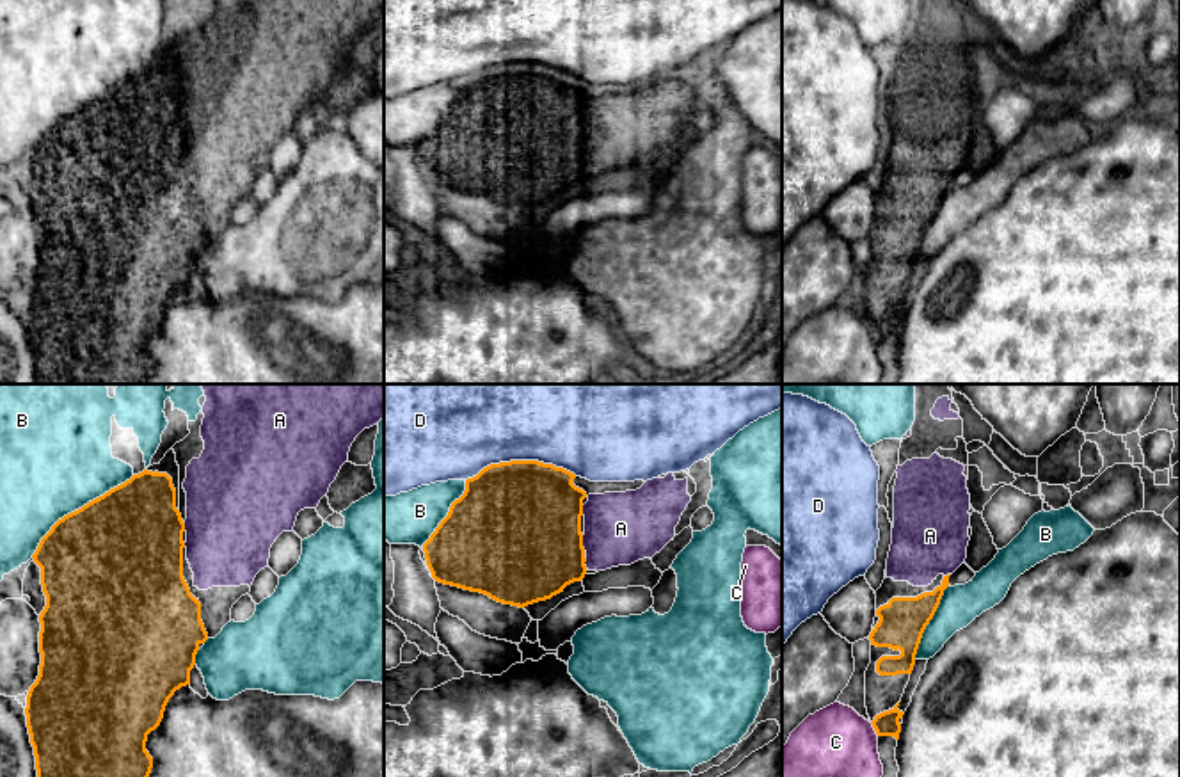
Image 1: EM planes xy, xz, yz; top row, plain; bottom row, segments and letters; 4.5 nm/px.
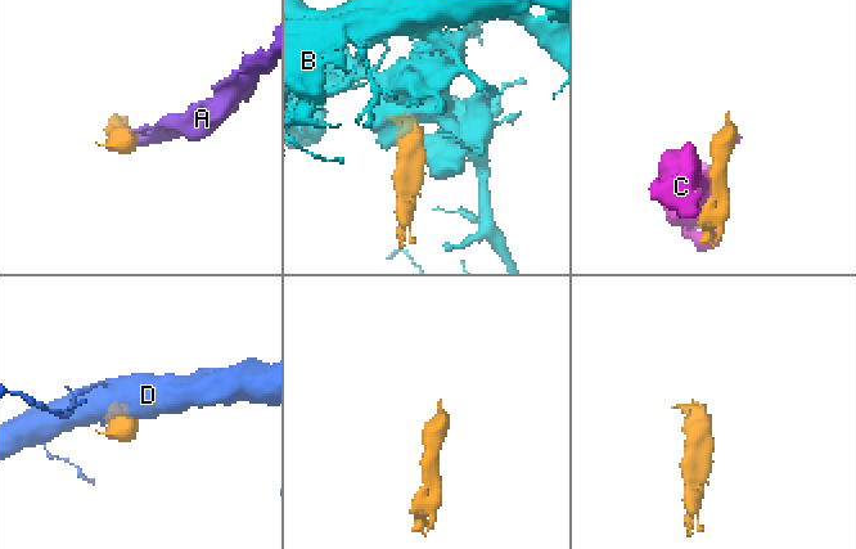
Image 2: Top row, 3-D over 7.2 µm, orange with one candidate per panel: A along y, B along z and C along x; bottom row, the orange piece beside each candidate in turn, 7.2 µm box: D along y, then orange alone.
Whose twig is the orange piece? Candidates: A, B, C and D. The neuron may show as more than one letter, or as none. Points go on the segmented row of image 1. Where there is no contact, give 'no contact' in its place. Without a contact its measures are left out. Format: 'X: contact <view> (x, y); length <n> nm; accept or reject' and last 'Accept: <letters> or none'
A: contact xz (582, 543); length 70 nm; accept
B: contact xy (79, 509); length 600 nm; reject
C: contact yz (875, 729); length 80 nm; reject
D: contact xz (521, 461); length 500 nm; reject
Accept: A

